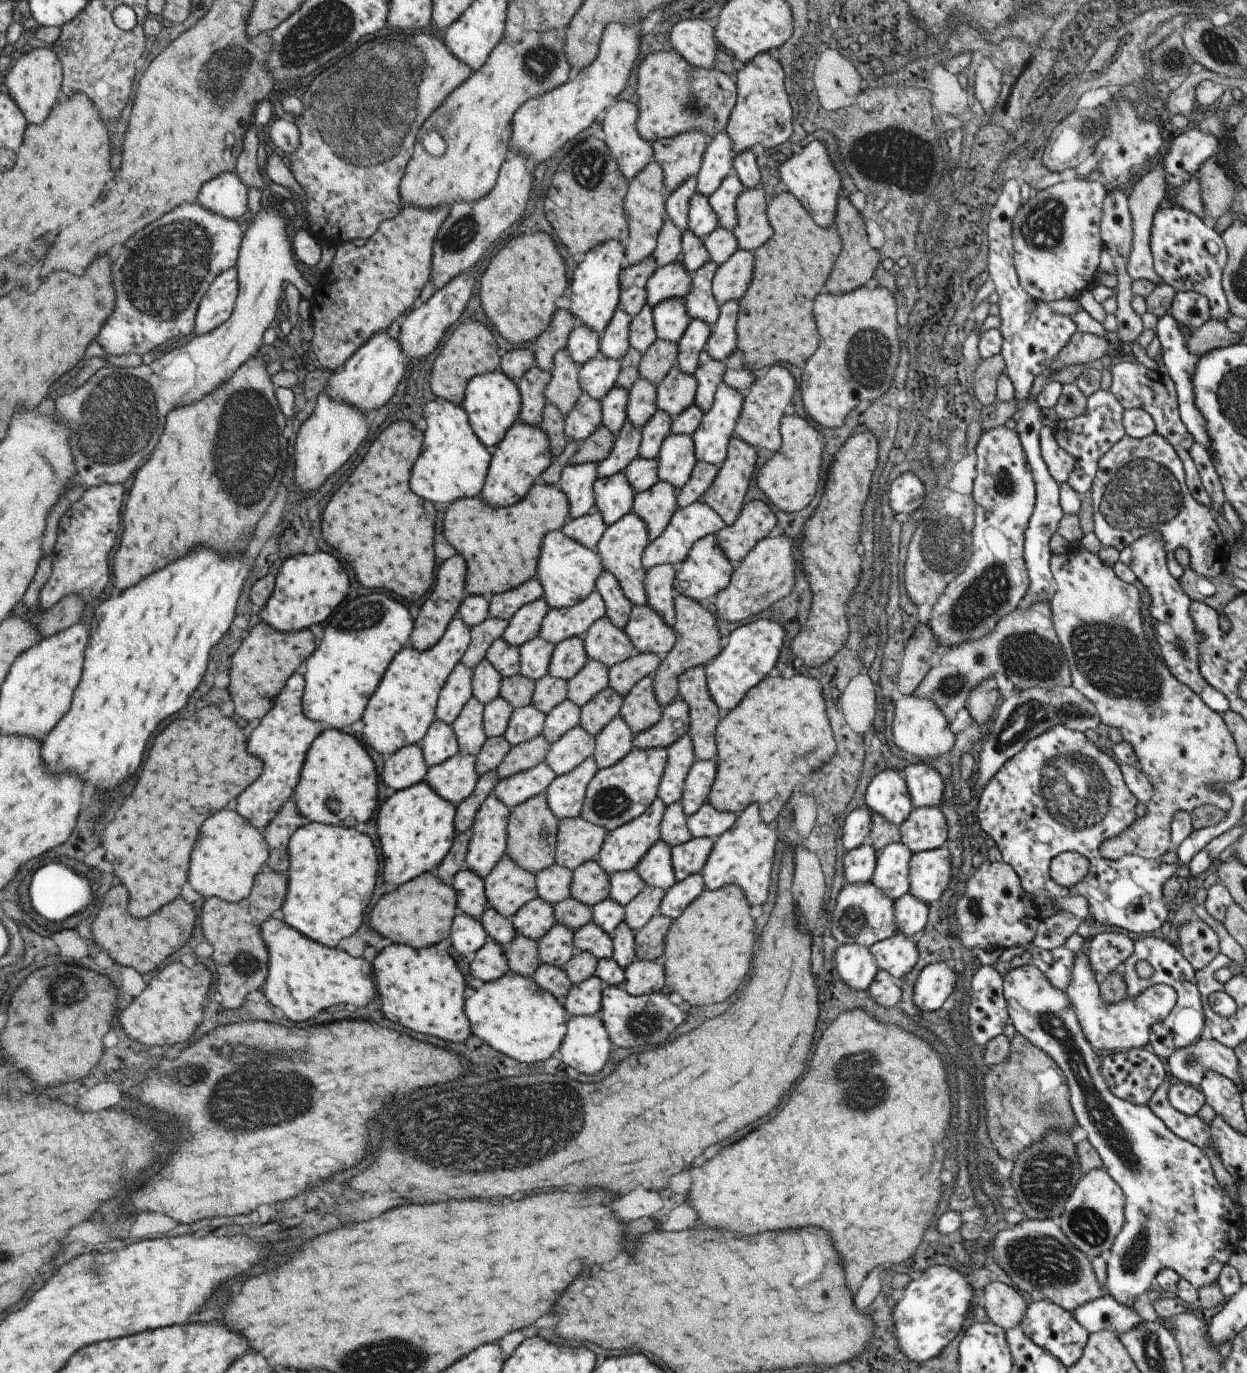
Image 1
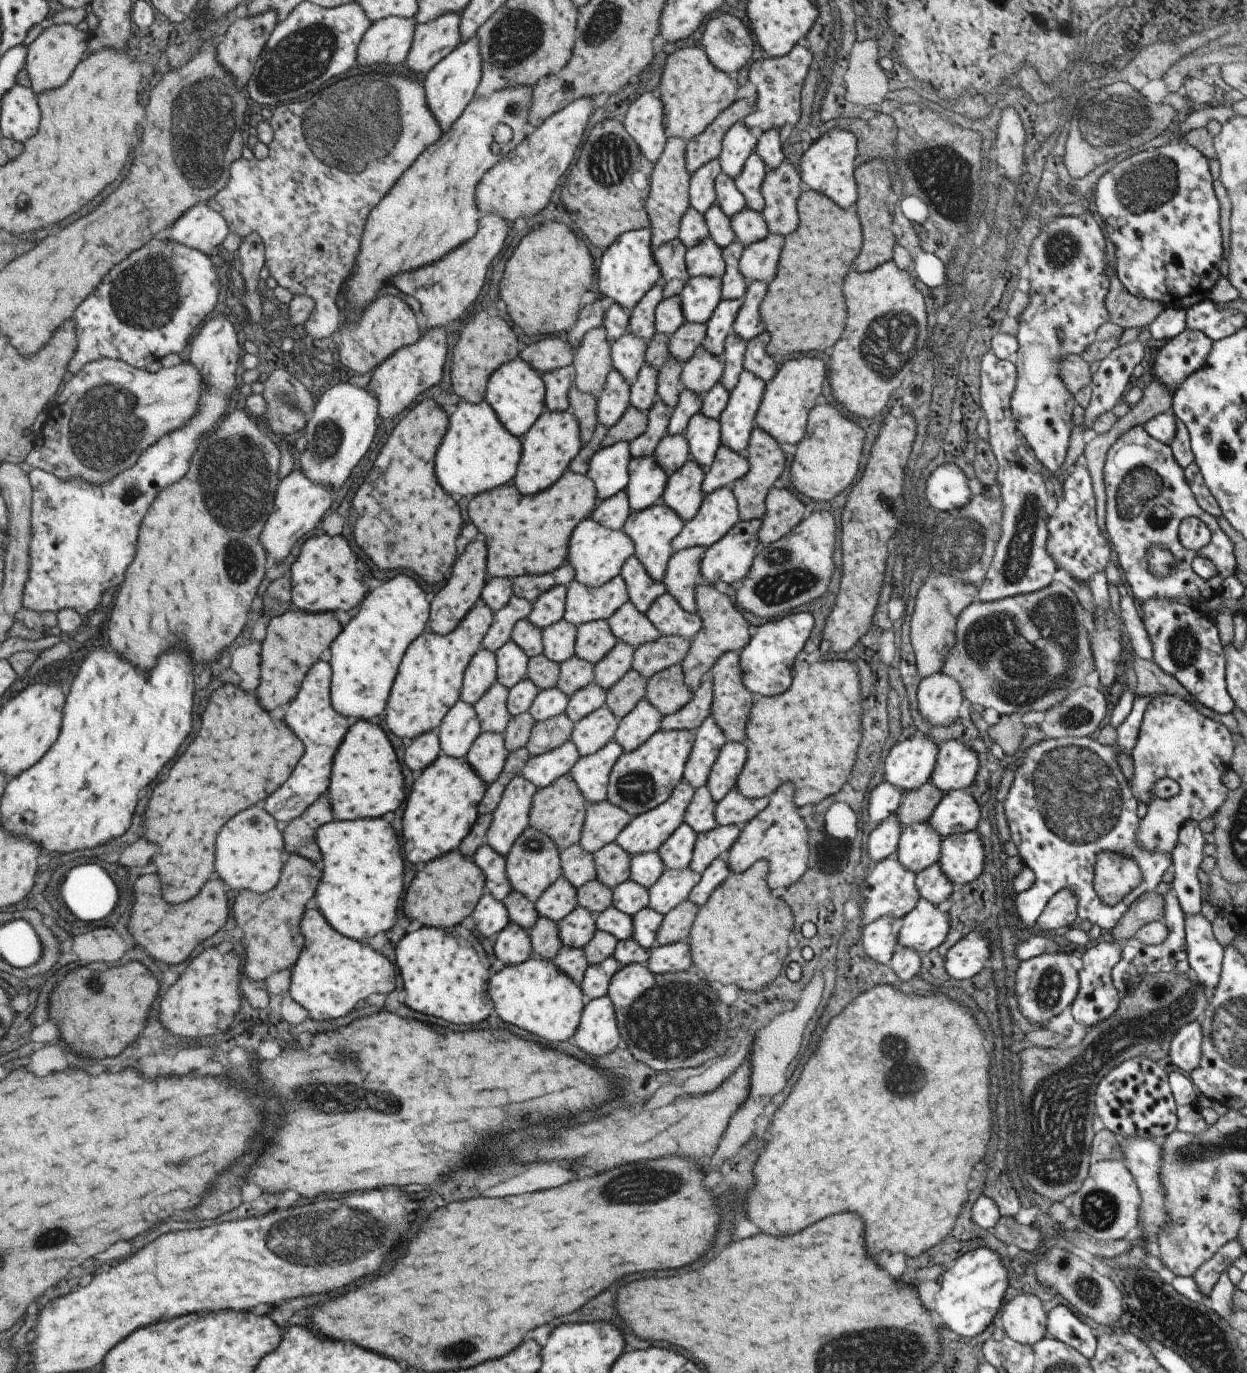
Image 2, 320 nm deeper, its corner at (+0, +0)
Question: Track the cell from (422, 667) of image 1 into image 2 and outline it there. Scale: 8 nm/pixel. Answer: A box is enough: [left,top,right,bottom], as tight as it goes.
[381,602,491,740]

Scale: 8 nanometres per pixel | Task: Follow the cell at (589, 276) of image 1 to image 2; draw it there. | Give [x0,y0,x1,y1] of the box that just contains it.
[597,227,661,312]

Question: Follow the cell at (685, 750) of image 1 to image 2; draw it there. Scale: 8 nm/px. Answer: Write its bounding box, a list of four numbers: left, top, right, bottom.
[682,716,726,790]

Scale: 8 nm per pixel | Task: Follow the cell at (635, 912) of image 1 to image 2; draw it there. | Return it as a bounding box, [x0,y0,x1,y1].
[646,868,700,915]

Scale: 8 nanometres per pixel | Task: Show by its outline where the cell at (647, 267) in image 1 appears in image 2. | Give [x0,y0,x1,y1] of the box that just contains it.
[652,237,691,299]

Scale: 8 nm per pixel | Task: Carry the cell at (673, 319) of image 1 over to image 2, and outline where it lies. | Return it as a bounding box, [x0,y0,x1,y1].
[678,276,721,323]

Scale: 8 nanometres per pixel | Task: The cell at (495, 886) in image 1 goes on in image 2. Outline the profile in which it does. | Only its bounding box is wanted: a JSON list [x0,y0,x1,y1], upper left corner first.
[505,826,561,903]

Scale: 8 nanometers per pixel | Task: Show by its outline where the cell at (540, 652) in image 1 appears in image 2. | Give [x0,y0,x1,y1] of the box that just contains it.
[540,620,576,665]

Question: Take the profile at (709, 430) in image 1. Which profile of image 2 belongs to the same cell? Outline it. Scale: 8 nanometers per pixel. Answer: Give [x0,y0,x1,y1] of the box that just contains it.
[717,369,766,454]

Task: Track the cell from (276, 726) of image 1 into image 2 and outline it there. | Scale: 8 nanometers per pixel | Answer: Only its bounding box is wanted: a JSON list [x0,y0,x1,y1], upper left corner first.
[265,661,349,825]

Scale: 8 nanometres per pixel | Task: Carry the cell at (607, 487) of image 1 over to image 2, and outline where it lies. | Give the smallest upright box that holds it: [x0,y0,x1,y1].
[627,458,667,512]

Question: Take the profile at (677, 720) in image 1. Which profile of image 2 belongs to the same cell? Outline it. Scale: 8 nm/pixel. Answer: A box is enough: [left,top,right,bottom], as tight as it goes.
[659,676,711,732]

